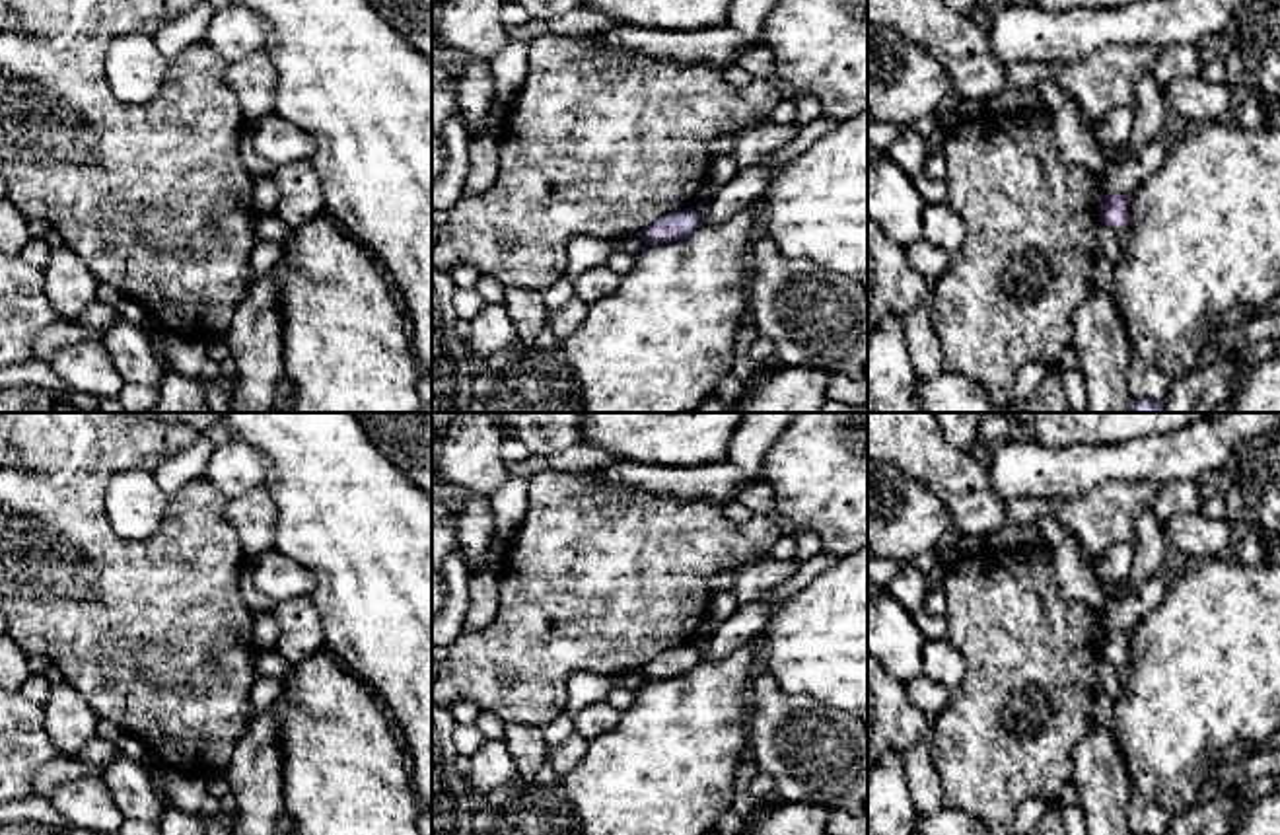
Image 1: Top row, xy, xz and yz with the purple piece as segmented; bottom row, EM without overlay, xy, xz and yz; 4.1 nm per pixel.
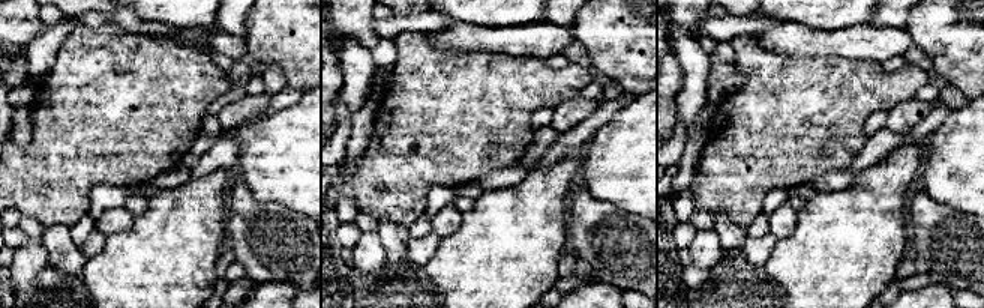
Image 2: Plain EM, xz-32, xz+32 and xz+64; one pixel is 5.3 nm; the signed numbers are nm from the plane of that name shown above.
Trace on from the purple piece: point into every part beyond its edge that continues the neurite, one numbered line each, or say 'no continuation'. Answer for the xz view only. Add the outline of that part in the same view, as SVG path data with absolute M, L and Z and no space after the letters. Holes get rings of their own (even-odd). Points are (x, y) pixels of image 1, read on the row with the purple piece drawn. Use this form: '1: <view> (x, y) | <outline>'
no continuation

